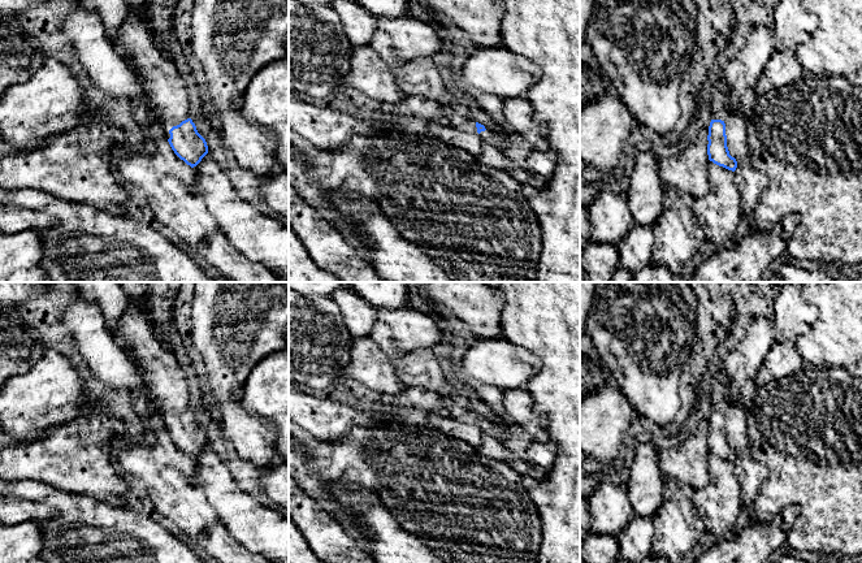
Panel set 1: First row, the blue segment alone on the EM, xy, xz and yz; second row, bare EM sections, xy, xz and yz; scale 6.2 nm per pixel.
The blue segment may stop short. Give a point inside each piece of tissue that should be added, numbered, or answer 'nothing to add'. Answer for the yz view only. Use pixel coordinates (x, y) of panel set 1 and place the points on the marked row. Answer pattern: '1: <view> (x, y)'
1: yz (720, 104)

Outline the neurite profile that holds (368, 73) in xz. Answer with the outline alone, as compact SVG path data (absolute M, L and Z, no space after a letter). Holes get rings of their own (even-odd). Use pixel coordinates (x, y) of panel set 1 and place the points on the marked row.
M371 46L355 47L350 72L342 83L378 103L395 104L407 95L397 86L395 70L387 66Z

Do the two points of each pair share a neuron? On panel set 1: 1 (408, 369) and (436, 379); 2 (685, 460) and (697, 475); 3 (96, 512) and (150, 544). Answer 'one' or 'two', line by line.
1: one
2: one
3: one

